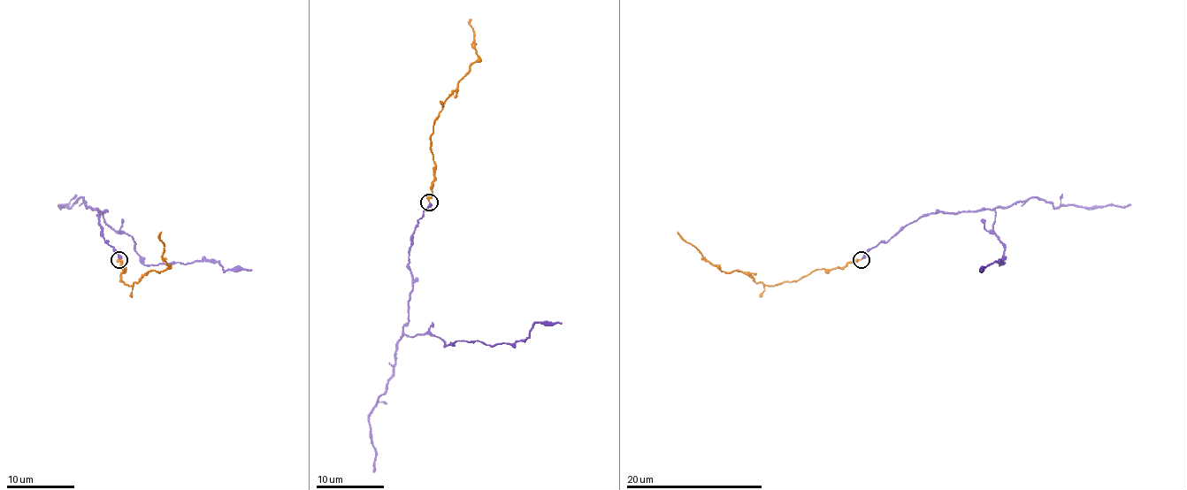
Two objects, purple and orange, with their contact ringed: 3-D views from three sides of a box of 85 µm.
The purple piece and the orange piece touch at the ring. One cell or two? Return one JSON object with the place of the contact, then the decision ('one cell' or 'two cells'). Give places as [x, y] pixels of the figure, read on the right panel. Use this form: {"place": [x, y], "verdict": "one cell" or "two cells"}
{"place": [861, 259], "verdict": "one cell"}

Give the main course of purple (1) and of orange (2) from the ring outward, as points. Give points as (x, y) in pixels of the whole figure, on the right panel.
1: (861, 258), (923, 216), (991, 209), (991, 231), (1004, 251), (999, 265), (1004, 264), (1000, 260), (982, 269)
2: (861, 260), (835, 269), (820, 269), (792, 280), (765, 286), (746, 271), (723, 271), (677, 231)

